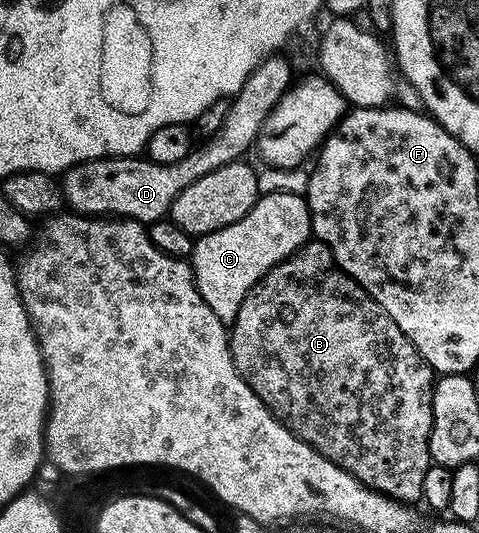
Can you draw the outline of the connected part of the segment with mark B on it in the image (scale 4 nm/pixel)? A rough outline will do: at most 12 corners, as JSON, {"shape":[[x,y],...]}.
{"shape":[[309,241],[234,369],[371,491],[421,502],[434,372]]}

